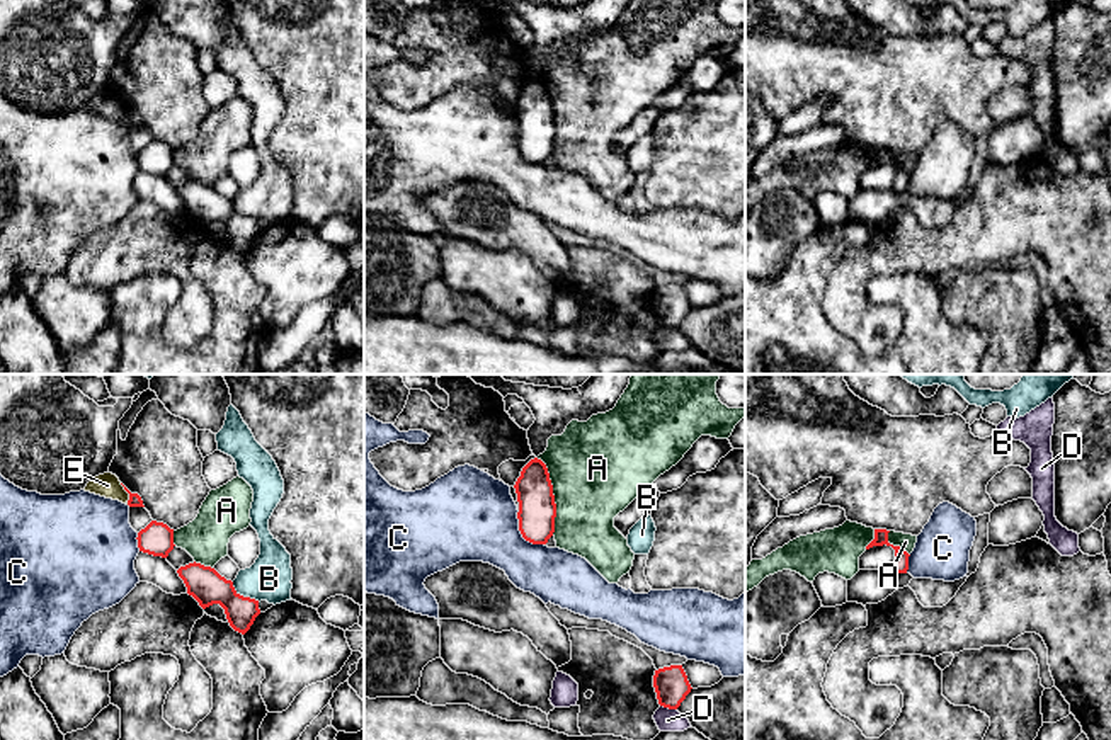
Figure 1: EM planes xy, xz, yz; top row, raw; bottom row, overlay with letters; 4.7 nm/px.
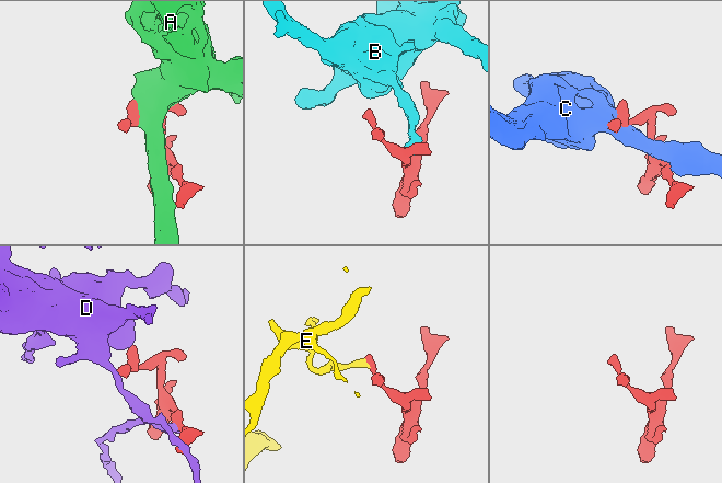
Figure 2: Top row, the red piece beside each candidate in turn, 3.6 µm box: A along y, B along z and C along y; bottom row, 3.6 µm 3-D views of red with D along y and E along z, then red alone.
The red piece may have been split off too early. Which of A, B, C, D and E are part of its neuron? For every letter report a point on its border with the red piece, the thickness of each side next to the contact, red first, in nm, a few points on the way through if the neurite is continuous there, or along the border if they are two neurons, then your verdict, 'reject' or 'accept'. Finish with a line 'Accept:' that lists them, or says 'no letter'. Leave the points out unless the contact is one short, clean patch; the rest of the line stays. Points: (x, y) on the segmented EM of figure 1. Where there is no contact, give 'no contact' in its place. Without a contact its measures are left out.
A: meets red in xz at (553, 495); 180 nm thick on the red side, 460 nm on the other; reject
B: meets red in xy at (242, 596); 170 nm thick on the red side, 200 nm on the other; border along xy (232, 582), (240, 594), (259, 601); reject
C: meets red in xz at (521, 533); 180 nm thick on the red side, 420 nm on the other; reject
D: meets red in xz at (669, 708); 160 nm thick on the red side, 110 nm on the other; reject
E: meets red in xy at (128, 492); 60 nm thick on the red side, 120 nm on the other; border along xy (119, 483), (128, 494), (128, 504); reject
Accept: no letter

